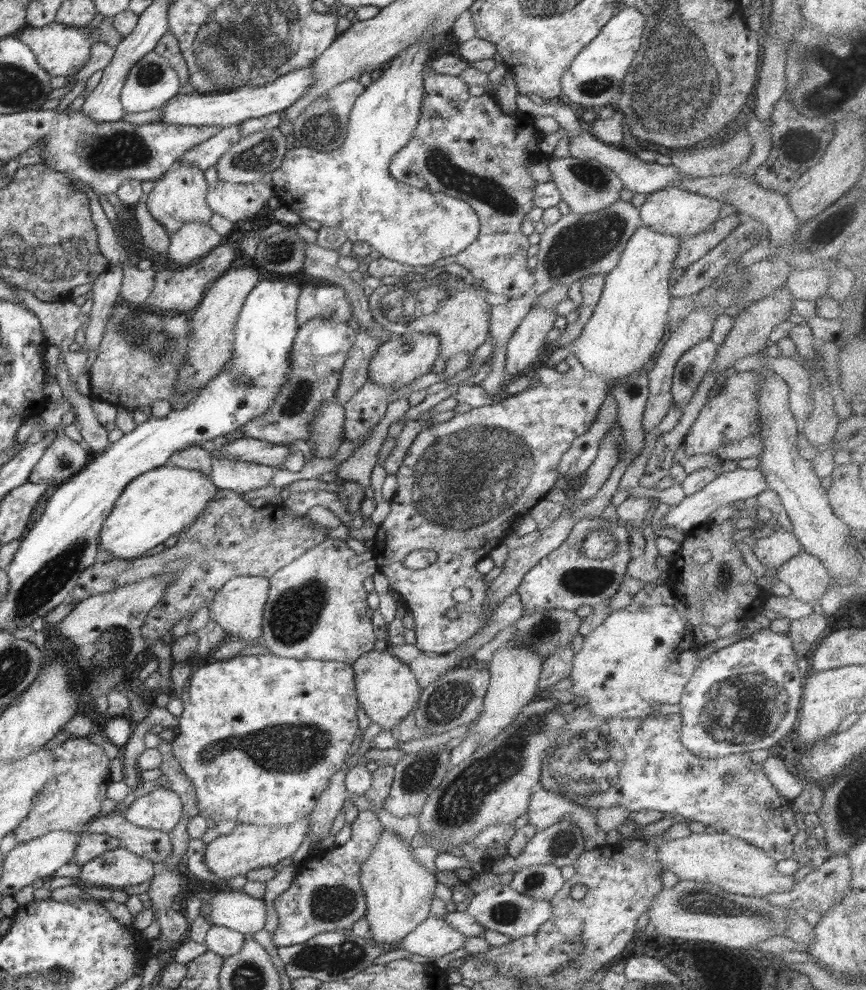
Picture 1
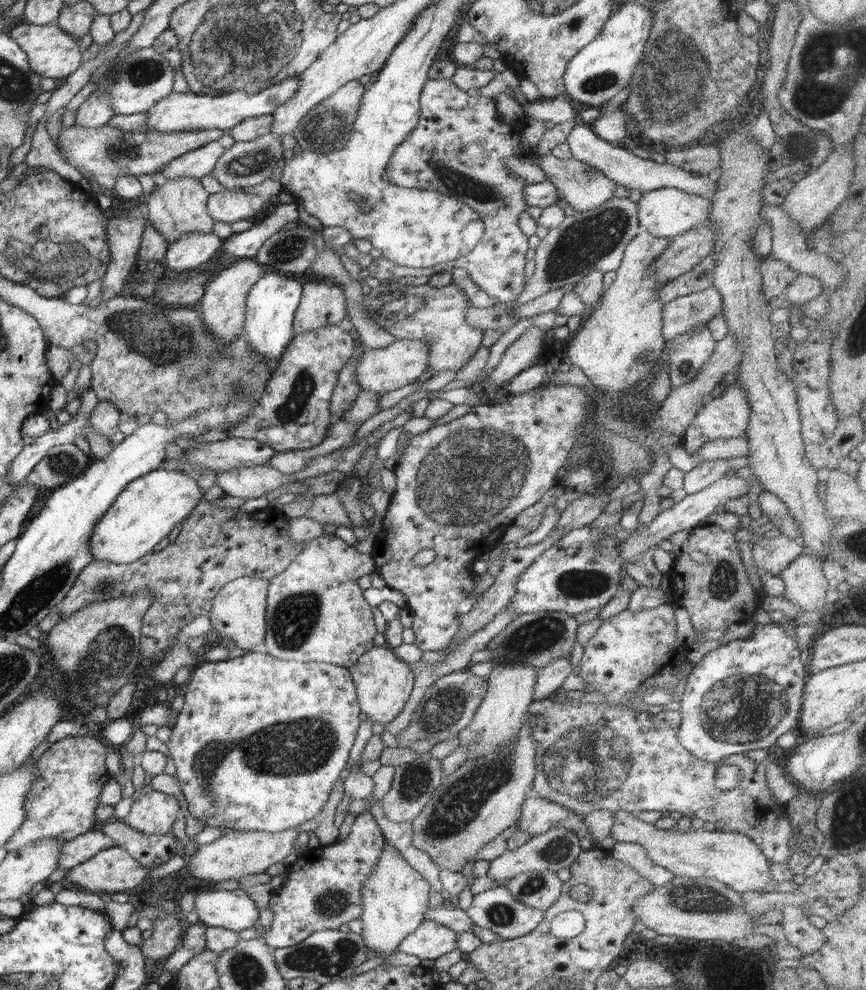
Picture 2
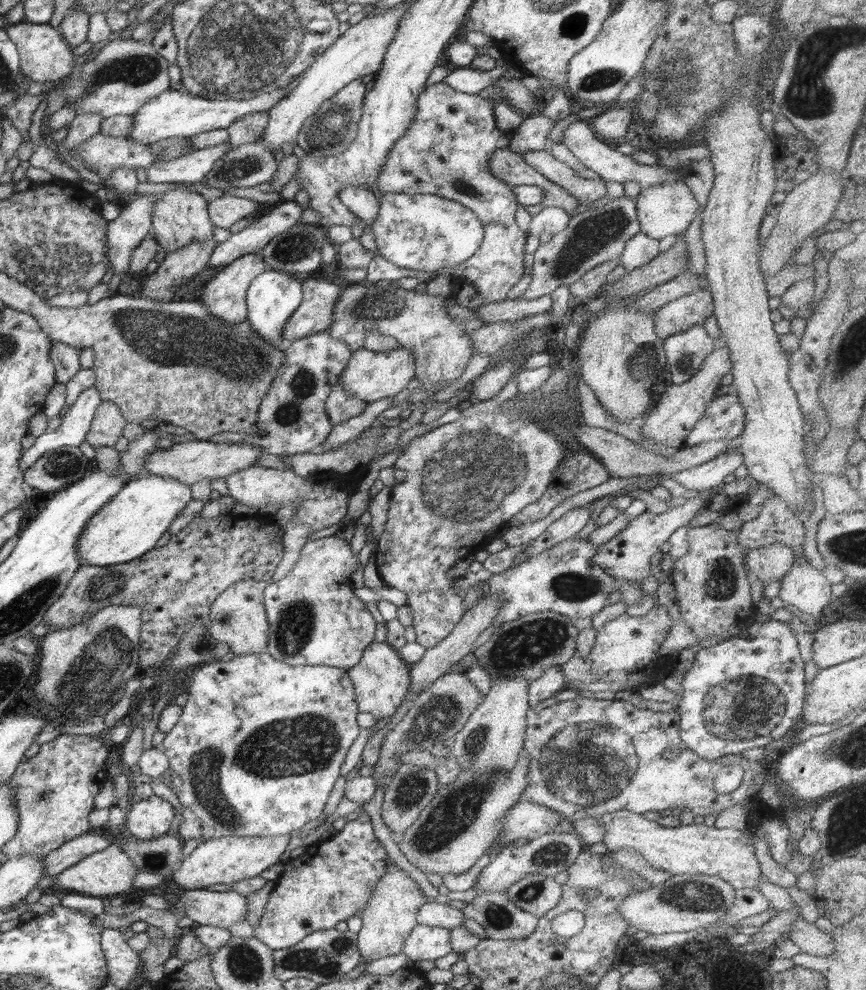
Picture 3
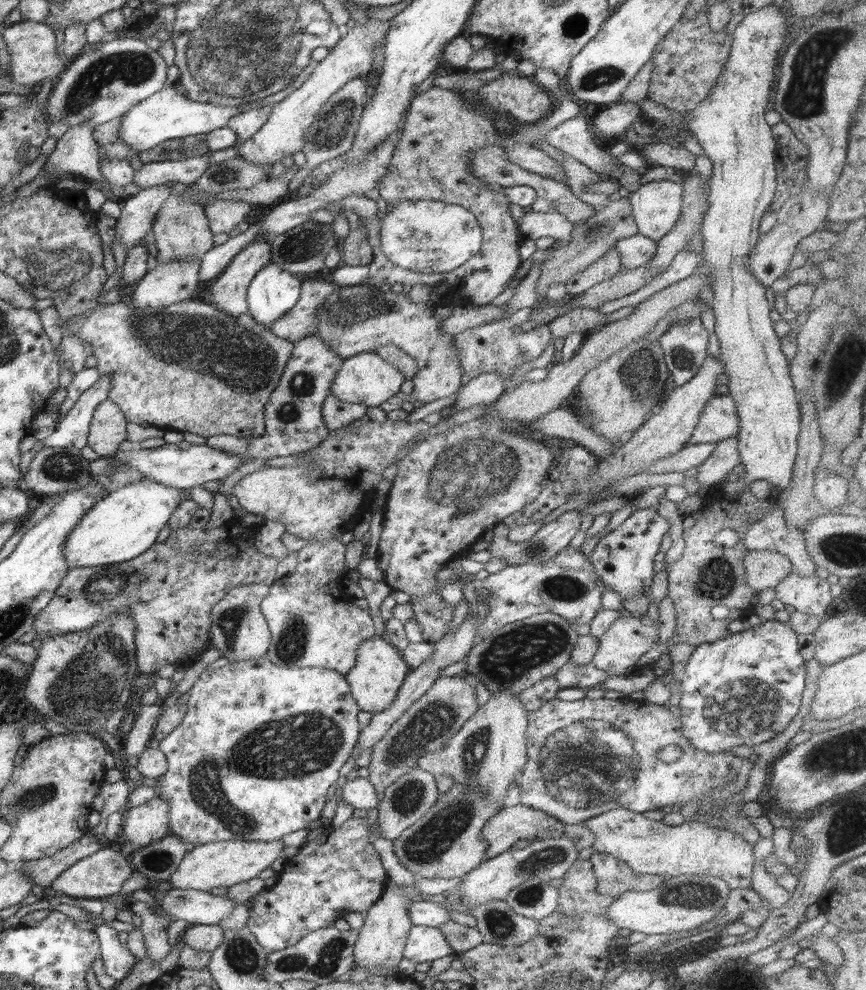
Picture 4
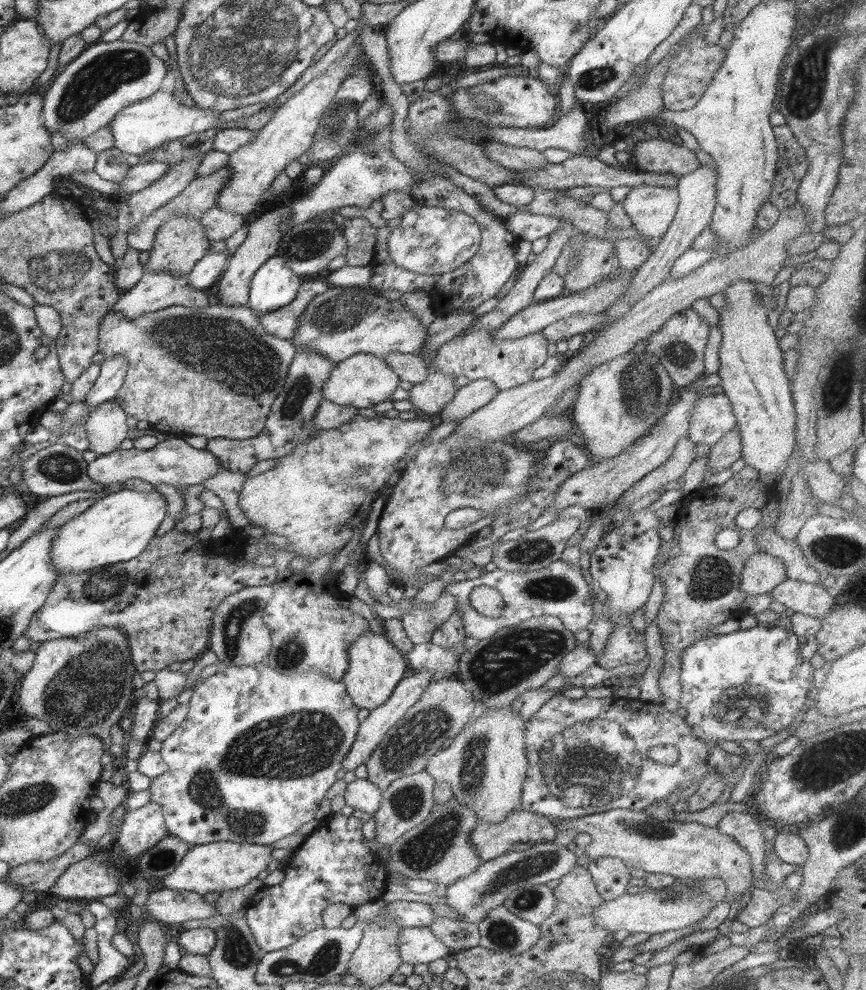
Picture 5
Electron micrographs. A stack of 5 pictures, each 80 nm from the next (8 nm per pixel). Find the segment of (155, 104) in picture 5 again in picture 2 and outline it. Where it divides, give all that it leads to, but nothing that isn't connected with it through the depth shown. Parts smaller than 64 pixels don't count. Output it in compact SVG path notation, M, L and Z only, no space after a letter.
M300 76L288 78L284 80L284 83L269 87L256 93L256 95L236 91L226 95L208 97L189 91L172 92L148 110L148 120L146 120L146 128L143 131L158 131L158 133L170 134L194 132L194 130L198 132L202 129L219 129L226 132L228 128L238 126L246 118L272 114L276 108L284 106L298 92L298 86L300 86Z

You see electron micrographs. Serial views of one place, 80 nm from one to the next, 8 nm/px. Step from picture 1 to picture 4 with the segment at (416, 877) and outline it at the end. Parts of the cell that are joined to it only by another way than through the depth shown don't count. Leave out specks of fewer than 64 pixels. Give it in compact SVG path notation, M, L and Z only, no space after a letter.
M390 879L385 883L385 889L383 890L383 895L365 912L365 919L363 926L358 930L359 937L354 945L354 960L356 968L392 968L397 966L397 964L403 958L403 950L405 949L406 937L410 927L413 925L410 922L410 917L407 915L407 910L409 909L409 904L412 902L407 895L403 895L400 889L402 885L397 885Z

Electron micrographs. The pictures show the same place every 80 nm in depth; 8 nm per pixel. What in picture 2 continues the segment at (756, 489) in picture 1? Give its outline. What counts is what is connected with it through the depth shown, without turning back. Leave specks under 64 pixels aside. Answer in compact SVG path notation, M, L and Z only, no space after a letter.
M738 474L730 477L725 475L724 478L717 480L714 484L711 484L708 488L697 492L695 495L686 495L684 499L680 500L679 503L675 503L674 506L668 510L663 510L660 512L650 523L639 524L637 529L630 534L622 536L623 541L617 546L620 552L620 560L622 561L622 578L628 576L626 572L626 567L634 561L638 561L638 557L642 553L646 553L649 548L655 548L659 546L659 542L662 539L666 540L670 538L675 532L680 532L680 530L691 530L698 527L698 524L705 524L708 516L715 512L715 508L719 504L725 504L728 500L732 498L738 498L739 496L748 494L749 485L751 482L742 479Z

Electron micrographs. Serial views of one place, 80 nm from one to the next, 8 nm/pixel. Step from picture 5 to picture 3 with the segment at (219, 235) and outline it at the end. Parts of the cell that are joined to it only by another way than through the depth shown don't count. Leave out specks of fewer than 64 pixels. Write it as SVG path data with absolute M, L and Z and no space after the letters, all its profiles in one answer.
M225 194L208 203L209 218L214 227L230 229L236 222L258 211L260 203L239 196Z

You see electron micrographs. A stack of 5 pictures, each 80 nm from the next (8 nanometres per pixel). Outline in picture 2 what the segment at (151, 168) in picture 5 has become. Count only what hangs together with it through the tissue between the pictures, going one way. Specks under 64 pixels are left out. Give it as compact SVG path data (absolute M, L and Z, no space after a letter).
M228 130L220 136L218 141L210 142L198 148L196 151L182 154L176 160L168 162L156 172L156 178L161 180L172 180L181 176L191 176L192 178L202 178L210 174L219 162L221 155L231 148L236 141L228 135Z

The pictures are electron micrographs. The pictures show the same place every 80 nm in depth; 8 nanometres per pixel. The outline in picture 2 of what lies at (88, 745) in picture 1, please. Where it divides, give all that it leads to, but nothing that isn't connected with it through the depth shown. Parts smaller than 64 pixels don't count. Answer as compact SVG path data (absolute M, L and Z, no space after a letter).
M90 733L84 736L69 736L55 743L50 743L48 749L35 760L37 775L33 780L30 790L25 798L24 810L27 816L18 832L11 841L4 846L6 852L14 852L27 845L34 845L44 839L56 839L56 841L72 841L96 828L97 819L95 810L99 805L99 796L105 782L111 777L105 759L108 757L106 746L100 741L98 733Z

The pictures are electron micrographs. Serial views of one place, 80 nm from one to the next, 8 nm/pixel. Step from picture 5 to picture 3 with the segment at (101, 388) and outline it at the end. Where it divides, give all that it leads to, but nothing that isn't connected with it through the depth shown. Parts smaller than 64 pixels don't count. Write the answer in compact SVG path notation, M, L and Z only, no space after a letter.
M96 387L81 392L64 414L59 427L33 438L26 447L24 456L20 457L20 468L29 469L38 458L50 450L62 446L80 446L91 429L95 410L102 401L103 398Z

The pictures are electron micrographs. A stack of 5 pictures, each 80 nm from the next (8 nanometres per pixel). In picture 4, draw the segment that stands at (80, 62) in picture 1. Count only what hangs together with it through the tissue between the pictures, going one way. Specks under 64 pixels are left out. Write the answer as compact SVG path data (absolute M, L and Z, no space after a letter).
M21 20L3 26L1 35L7 42L7 49L9 50L10 81L16 84L38 88L46 78L55 81L70 65L70 61L56 53L58 32L44 22Z

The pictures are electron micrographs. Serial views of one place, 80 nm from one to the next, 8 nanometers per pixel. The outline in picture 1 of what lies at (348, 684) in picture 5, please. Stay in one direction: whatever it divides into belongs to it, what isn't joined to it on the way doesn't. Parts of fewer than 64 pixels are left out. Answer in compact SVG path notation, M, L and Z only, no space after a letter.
M373 650L355 660L351 667L355 676L358 703L372 722L380 724L383 730L392 730L404 717L415 712L423 689L409 664L404 664L389 650Z

